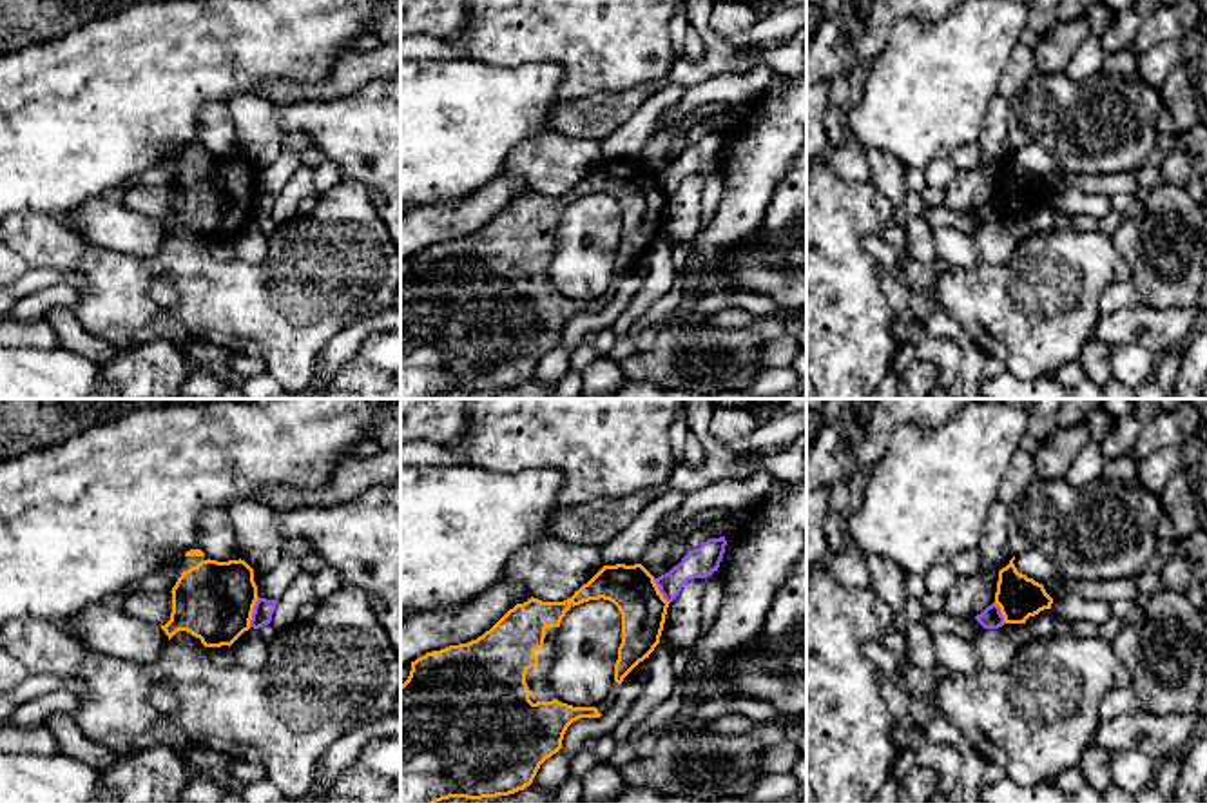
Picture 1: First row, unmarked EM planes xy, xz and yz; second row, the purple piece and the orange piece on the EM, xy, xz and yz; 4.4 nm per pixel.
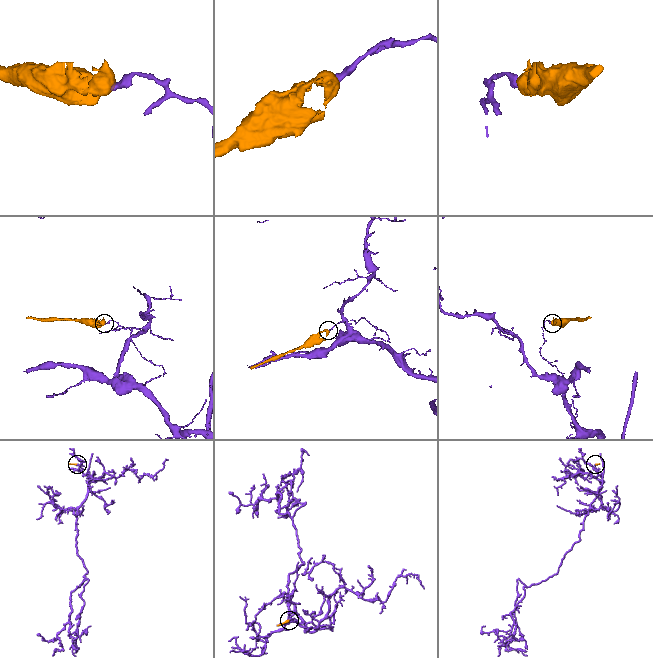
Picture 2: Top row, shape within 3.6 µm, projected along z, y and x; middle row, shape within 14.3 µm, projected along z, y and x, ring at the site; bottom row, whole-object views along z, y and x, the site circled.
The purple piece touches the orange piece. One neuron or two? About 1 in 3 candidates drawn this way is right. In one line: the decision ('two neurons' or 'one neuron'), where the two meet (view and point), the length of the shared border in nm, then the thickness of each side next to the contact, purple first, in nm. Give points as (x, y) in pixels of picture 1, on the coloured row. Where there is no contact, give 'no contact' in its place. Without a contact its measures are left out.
two neurons; meets purple in xy at (254, 611); contact 140 nm long; 90 nm thick on the purple side, 360 nm on the other

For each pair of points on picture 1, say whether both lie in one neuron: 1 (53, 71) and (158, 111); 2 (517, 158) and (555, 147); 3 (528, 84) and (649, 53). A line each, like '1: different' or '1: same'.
1: same
2: same
3: different

